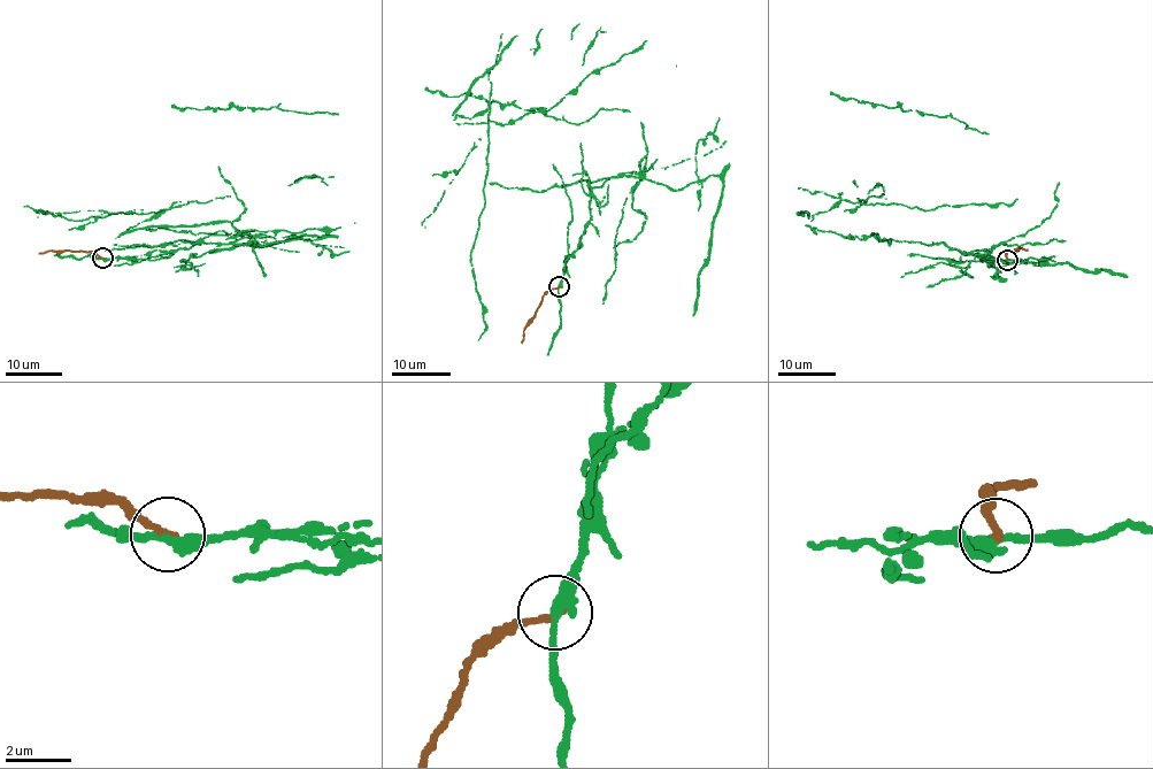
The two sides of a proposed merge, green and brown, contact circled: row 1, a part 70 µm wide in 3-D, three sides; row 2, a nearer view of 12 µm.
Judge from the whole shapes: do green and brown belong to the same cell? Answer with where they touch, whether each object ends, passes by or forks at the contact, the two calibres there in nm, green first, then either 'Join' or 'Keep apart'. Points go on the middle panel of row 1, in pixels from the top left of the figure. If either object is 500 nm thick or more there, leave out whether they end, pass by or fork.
Place: (559, 286). At the ring green passes by. At the ring brown ends. Thickness 320 nm (green) against 260 nm. Keep apart

